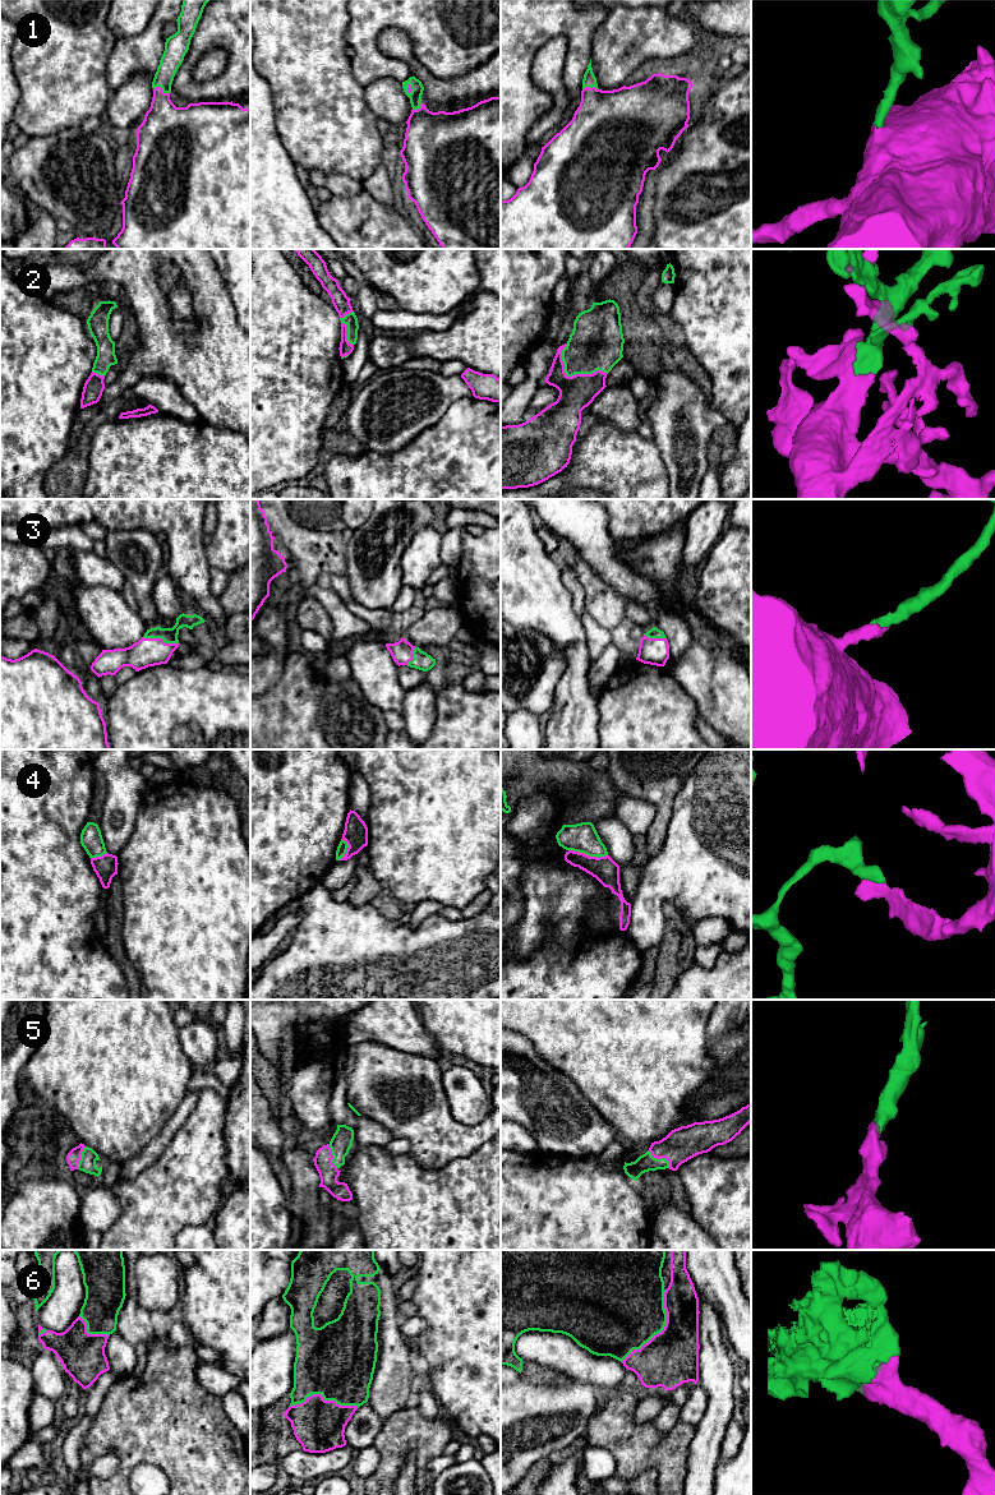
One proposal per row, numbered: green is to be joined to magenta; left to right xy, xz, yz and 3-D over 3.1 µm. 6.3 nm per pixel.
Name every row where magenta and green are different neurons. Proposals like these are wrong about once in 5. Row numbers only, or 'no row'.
4

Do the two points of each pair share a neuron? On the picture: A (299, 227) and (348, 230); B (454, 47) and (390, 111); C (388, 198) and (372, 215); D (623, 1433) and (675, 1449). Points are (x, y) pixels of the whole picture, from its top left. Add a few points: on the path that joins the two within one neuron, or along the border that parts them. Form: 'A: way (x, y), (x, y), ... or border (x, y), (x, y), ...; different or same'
A: border (314, 201), (316, 218), (331, 235); different
B: border (401, 81), (394, 77), (381, 77), (371, 82); different
C: border (362, 188), (388, 207), (397, 204); different
D: way (636, 1445), (662, 1449); same

